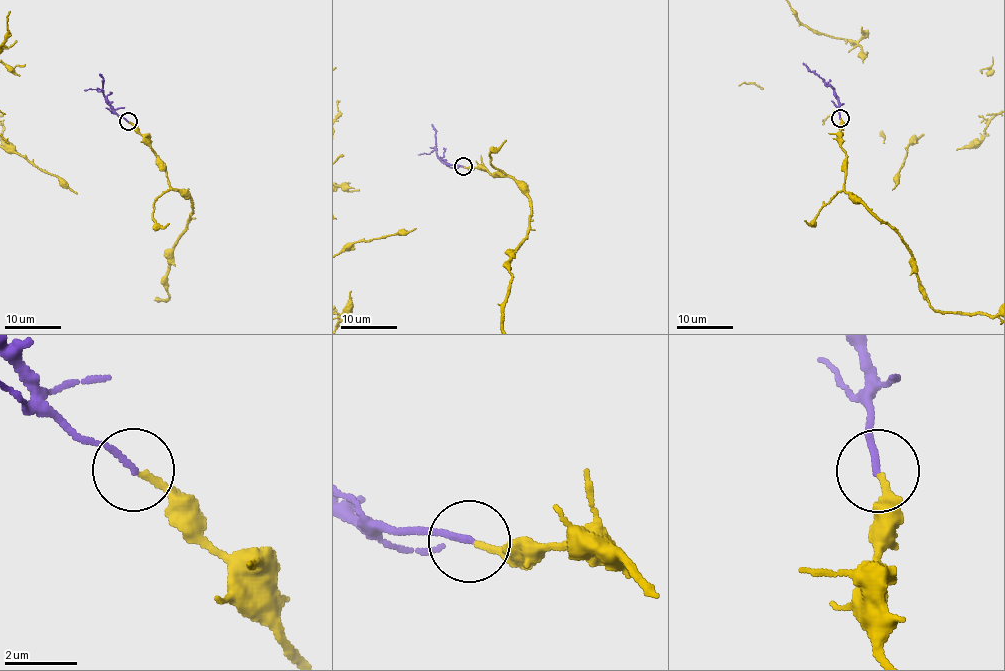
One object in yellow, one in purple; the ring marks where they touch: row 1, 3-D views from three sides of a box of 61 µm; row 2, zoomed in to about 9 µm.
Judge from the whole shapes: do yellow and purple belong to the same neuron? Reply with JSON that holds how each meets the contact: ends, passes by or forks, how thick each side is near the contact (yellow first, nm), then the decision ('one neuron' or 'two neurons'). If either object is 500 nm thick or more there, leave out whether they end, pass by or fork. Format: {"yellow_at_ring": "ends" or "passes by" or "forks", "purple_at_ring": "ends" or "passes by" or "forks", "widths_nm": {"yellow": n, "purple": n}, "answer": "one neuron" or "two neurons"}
{"yellow_at_ring": "ends", "purple_at_ring": "ends", "widths_nm": {"yellow": 180, "purple": 180}, "answer": "one neuron"}

